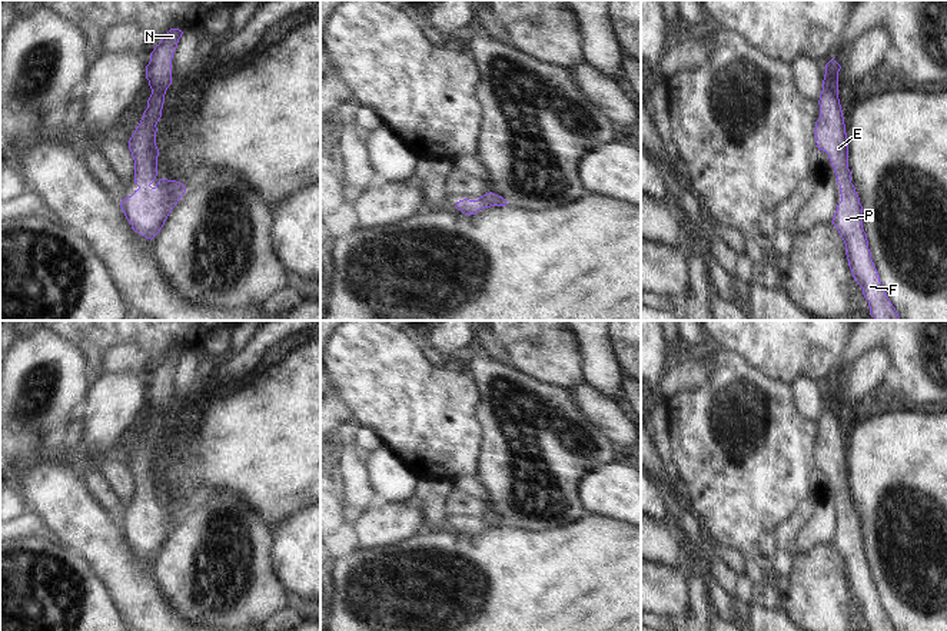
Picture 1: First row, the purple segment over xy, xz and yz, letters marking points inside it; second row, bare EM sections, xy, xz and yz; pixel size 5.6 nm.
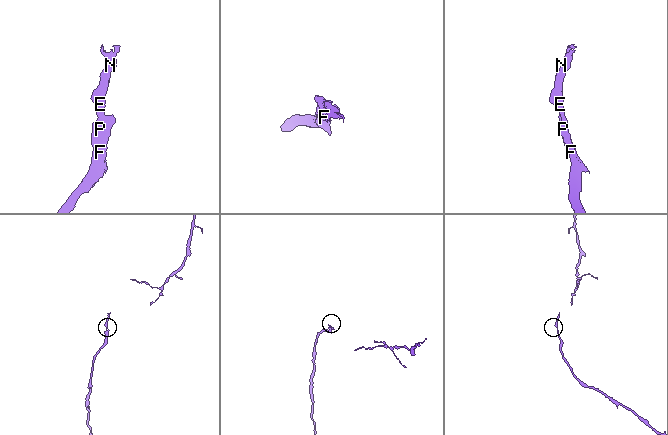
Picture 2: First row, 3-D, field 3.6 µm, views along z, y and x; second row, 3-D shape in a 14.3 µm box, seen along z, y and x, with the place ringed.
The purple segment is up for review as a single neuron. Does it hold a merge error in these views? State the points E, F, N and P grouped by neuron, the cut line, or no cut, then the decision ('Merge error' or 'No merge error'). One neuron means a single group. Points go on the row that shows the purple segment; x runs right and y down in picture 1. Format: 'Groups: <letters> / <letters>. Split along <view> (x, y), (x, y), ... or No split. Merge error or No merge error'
Groups: E F N P. No split. No merge error

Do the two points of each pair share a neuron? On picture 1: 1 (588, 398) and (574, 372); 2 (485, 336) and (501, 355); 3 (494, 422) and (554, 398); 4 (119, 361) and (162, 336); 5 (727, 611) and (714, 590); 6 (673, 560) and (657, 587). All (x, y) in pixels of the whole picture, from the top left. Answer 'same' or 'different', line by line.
1: different
2: same
3: same
4: different
5: same
6: different

